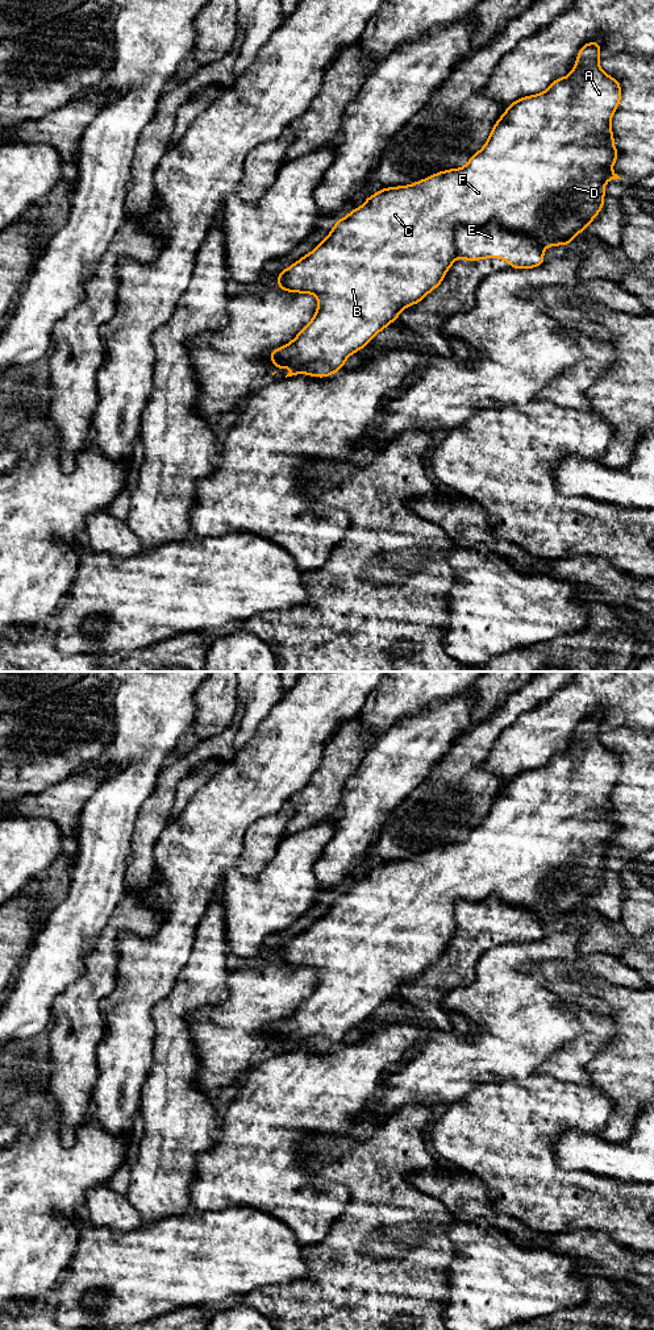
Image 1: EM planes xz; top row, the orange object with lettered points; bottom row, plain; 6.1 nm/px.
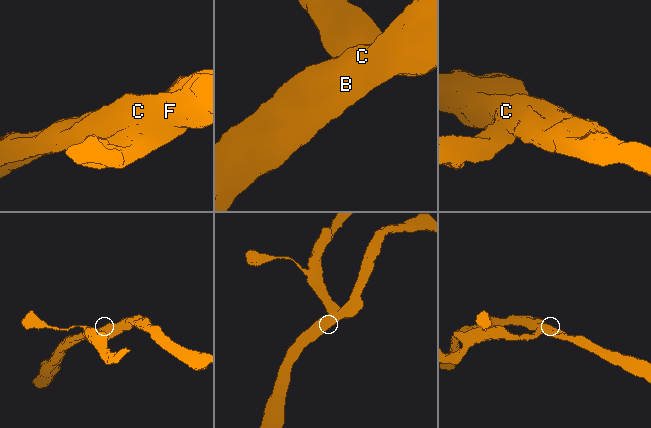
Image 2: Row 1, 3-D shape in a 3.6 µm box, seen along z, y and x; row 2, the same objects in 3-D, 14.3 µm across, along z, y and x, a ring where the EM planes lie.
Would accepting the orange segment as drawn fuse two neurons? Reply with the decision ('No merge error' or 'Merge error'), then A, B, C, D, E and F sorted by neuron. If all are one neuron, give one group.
Merge error. Groups: A B C D F / E

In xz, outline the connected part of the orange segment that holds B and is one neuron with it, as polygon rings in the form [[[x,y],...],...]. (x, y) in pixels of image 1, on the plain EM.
[[[599,715],[583,719],[567,751],[553,755],[545,766],[509,778],[495,797],[486,819],[470,831],[466,840],[440,845],[409,860],[384,861],[367,870],[363,880],[336,895],[328,911],[313,926],[276,947],[276,963],[313,968],[318,973],[314,992],[289,1018],[268,1028],[276,1046],[289,1039],[286,1052],[300,1047],[325,1052],[341,1044],[349,1030],[368,1019],[376,1007],[399,993],[405,981],[420,977],[441,959],[457,934],[457,901],[480,902],[497,897],[543,923],[570,919],[579,906],[586,907],[587,899],[603,884],[605,857],[621,853],[611,844],[620,830],[613,820],[611,794],[621,776],[621,758],[599,741],[600,720]]]

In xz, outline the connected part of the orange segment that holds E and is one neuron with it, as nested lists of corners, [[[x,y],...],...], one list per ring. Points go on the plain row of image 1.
[[[497,897],[480,902],[454,903],[455,928],[475,936],[484,932],[501,932],[512,943],[533,943],[545,936],[543,922],[521,909],[508,906]]]

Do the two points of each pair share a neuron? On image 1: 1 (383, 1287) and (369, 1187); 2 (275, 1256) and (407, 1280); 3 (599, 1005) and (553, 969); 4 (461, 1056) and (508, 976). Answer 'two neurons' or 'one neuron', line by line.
1: one neuron
2: two neurons
3: one neuron
4: one neuron

